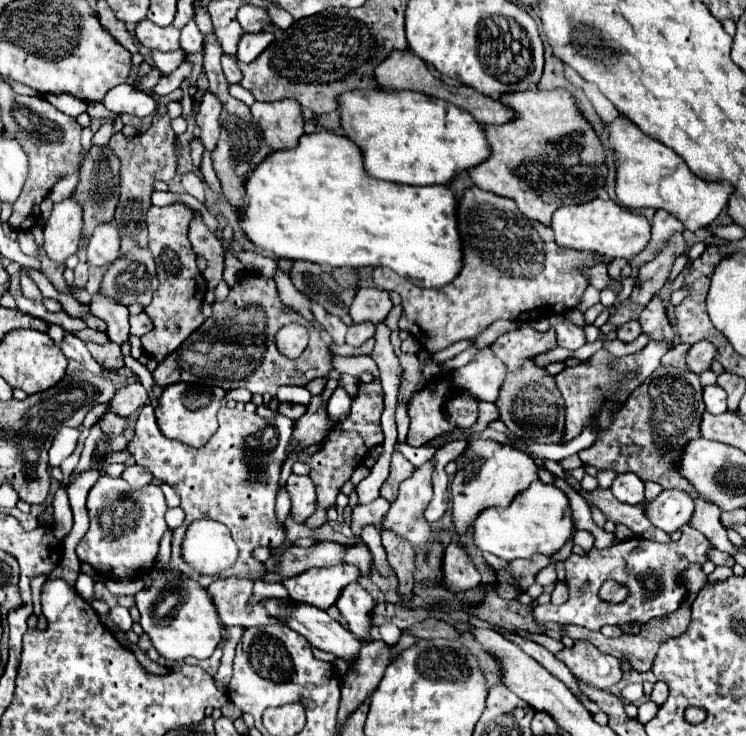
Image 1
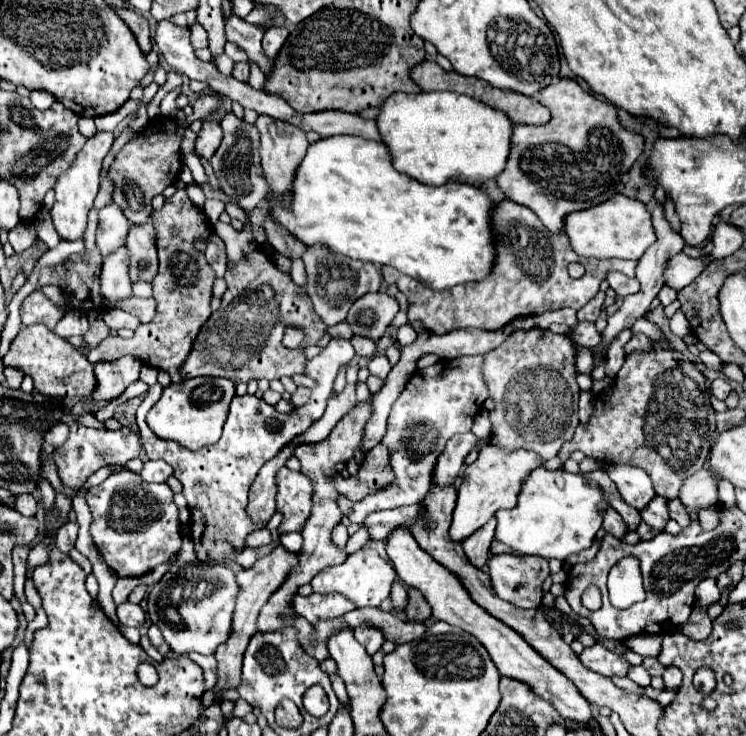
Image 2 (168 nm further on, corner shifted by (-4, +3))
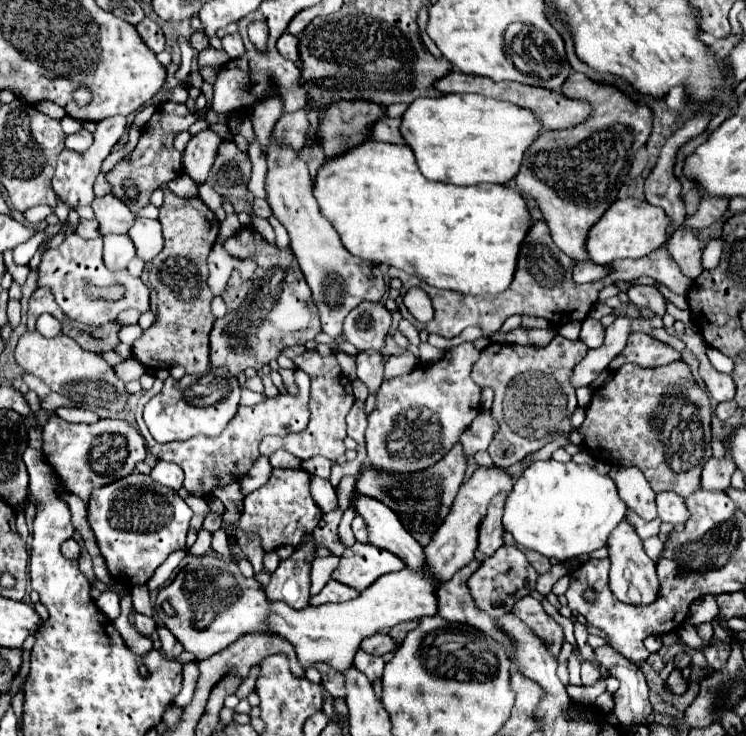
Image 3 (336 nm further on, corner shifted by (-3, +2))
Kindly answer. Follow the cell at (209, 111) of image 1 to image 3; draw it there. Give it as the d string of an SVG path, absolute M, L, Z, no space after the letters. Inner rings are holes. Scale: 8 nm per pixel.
M210 129L194 135L186 145L182 153L182 167L184 167L184 173L196 185L202 185L206 181L208 171L216 159L218 145L220 145L220 137Z

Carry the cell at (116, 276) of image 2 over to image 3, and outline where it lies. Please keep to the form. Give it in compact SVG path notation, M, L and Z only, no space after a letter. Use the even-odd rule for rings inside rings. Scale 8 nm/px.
M104 235L104 263L108 269L126 269L128 261L134 255L134 243L128 235Z

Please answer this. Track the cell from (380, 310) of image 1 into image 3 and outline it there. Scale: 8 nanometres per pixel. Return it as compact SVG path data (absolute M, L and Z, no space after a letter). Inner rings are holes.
M360 303L344 321L344 337L358 351L382 351L392 325L392 315L382 303Z

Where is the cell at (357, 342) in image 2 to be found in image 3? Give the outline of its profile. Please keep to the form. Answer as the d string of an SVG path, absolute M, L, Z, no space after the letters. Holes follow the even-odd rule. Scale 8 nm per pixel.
M362 351L358 353L356 363L358 363L358 379L368 387L370 393L376 393L384 381L382 355L378 351Z

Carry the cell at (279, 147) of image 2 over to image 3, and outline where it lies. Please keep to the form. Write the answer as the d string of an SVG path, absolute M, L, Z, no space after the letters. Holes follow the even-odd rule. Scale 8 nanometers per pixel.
M272 139L268 149L268 177L266 191L272 213L286 227L290 235L290 247L300 263L300 269L306 277L306 283L312 289L314 303L320 311L322 331L332 339L342 335L342 323L346 315L358 307L362 301L380 301L386 293L386 283L380 267L376 263L358 259L346 251L336 229L320 213L318 201L312 195L312 183L306 163L298 157L296 151L284 147Z

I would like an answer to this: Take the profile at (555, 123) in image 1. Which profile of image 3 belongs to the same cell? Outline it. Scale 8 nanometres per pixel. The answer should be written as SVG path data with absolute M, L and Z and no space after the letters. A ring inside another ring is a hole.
M576 71L564 81L562 91L566 97L586 99L594 115L572 129L544 131L526 151L514 181L524 195L540 203L552 241L576 261L574 281L592 283L604 279L612 271L612 265L596 265L586 255L586 233L616 201L636 151L648 141L652 131L652 109L646 103L632 101L616 87L596 83Z

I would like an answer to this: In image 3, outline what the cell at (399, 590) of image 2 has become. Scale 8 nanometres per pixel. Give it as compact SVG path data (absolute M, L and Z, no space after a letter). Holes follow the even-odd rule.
M478 467L474 471L474 475L470 477L468 483L464 483L450 507L450 513L446 515L446 519L442 521L442 525L438 527L438 531L432 535L432 541L424 547L424 555L426 555L426 563L422 567L422 571L410 571L410 569L402 569L390 575L382 575L382 579L376 579L366 591L362 591L356 599L346 601L346 603L324 603L318 607L304 607L304 609L290 609L286 603L282 601L268 601L264 589L260 587L260 583L252 577L244 577L238 567L234 563L222 561L220 557L214 555L202 555L202 557L192 557L192 561L176 575L176 579L162 587L158 591L156 603L154 603L154 615L158 619L162 619L162 625L174 633L174 637L184 645L186 651L194 653L198 661L208 659L210 655L226 649L230 643L234 643L236 639L240 639L242 635L248 633L260 633L260 631L268 631L272 635L278 635L286 641L292 643L296 657L300 661L300 665L304 669L312 667L314 663L322 661L328 663L330 667L334 667L336 671L346 671L346 667L352 667L354 661L354 651L358 651L362 639L374 635L374 633L382 633L392 629L394 625L402 623L402 621L412 621L418 617L432 617L438 613L438 603L436 603L436 589L446 583L448 579L452 579L452 575L462 569L464 565L468 565L474 559L474 551L478 547L478 527L480 521L486 515L488 503L496 493L510 493L514 487L514 481L510 475L506 475L502 469L486 469L486 467Z

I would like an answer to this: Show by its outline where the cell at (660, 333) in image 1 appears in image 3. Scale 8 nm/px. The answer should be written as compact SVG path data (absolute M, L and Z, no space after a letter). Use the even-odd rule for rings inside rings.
M676 361L676 363L670 363L670 365L664 365L664 367L656 367L656 369L642 369L642 367L636 367L636 365L624 365L620 371L614 373L612 381L604 387L604 389L598 389L592 397L592 403L588 405L586 409L586 421L582 423L580 427L580 433L584 435L584 445L586 445L586 451L592 455L592 457L598 457L600 461L614 461L614 463L620 463L624 467L638 467L644 477L648 479L648 483L652 485L652 489L656 493L662 493L662 491L674 491L676 495L684 497L686 495L692 495L694 491L700 489L700 473L702 473L702 467L704 463L712 457L712 447L710 447L710 439L712 439L712 431L710 431L710 417L712 417L712 407L710 407L710 399L708 395L700 389L700 385L694 381L692 377L692 371L690 367L684 363L684 361Z

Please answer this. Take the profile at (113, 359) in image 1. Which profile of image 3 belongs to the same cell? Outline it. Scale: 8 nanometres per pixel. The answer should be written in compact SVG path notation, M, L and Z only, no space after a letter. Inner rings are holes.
M166 185L160 189L164 191L164 205L160 207L158 219L162 223L166 243L164 249L150 263L146 263L142 271L142 281L150 289L150 309L156 315L156 323L146 329L144 335L134 343L132 355L150 369L168 369L182 365L186 367L186 373L202 375L210 369L208 337L216 319L210 313L210 301L214 295L206 283L206 257L216 243L220 221L206 207L206 203L202 203L202 199L176 197Z

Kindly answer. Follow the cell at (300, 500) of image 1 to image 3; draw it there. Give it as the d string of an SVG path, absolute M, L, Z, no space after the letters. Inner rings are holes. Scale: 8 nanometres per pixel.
M274 469L268 483L244 497L244 511L238 521L238 529L252 533L260 539L264 551L274 551L284 545L296 547L302 541L302 535L312 533L320 523L322 511L316 507L310 485L308 471L304 469Z

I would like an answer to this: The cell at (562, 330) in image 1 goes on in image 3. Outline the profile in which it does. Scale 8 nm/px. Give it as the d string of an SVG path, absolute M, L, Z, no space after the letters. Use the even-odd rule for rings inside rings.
M586 317L586 321L582 323L580 341L584 341L588 347L600 347L604 343L604 333L606 333L606 329L602 327L600 321Z

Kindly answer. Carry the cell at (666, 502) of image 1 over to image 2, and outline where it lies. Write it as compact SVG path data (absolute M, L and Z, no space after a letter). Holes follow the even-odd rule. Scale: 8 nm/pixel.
M707 468L695 472L691 478L687 478L687 482L683 482L683 490L679 490L679 500L689 514L715 506L717 478Z

